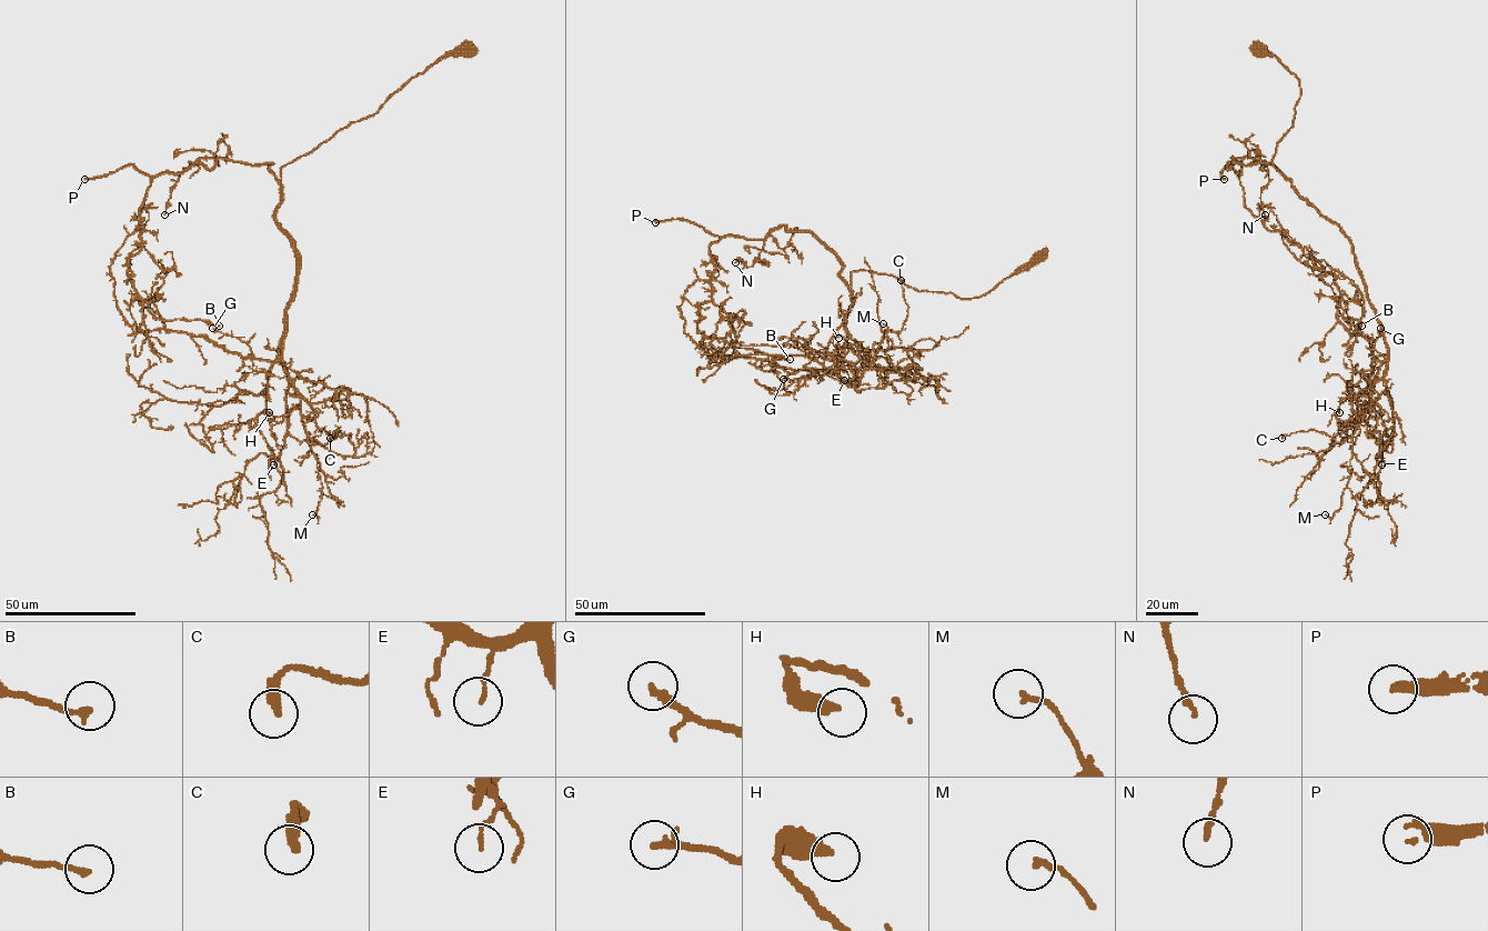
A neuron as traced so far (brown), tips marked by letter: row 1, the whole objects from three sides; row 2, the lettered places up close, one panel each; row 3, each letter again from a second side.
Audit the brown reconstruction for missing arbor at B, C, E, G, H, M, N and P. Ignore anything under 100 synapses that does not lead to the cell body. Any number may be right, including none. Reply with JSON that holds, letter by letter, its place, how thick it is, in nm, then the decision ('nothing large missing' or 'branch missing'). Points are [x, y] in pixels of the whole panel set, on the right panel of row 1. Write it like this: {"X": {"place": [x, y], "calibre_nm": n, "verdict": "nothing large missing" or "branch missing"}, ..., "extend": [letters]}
{"B": {"place": [1361, 326], "calibre_nm": 190, "verdict": "nothing large missing"}, "C": {"place": [1282, 438], "calibre_nm": 340, "verdict": "nothing large missing"}, "E": {"place": [1381, 464], "calibre_nm": 110, "verdict": "nothing large missing"}, "G": {"place": [1380, 328], "calibre_nm": 200, "verdict": "nothing large missing"}, "H": {"place": [1339, 412], "calibre_nm": 400, "verdict": "nothing large missing"}, "M": {"place": [1325, 514], "calibre_nm": 160, "verdict": "nothing large missing"}, "N": {"place": [1265, 214], "calibre_nm": 170, "verdict": "nothing large missing"}, "P": {"place": [1224, 179], "calibre_nm": 280, "verdict": "branch missing"}, "extend": ["P"]}

